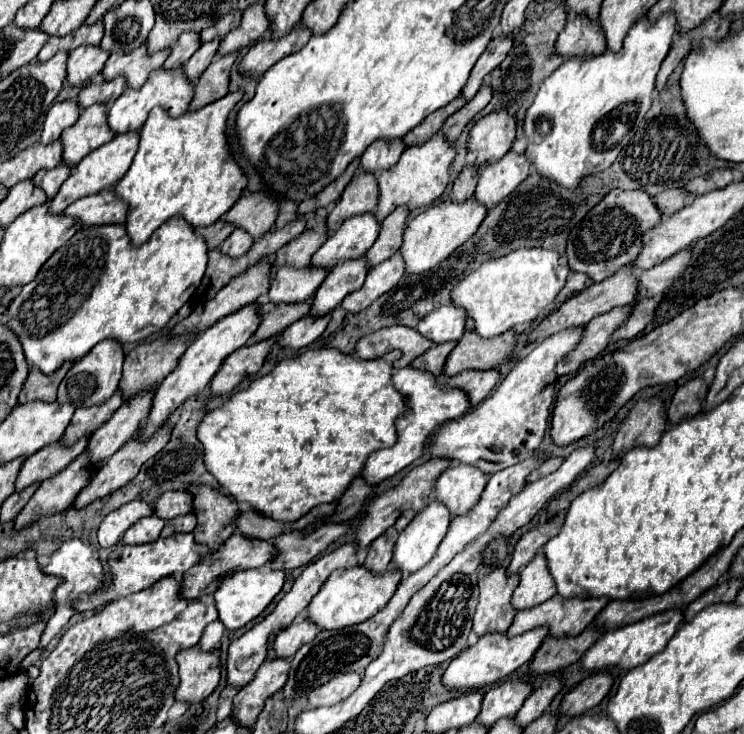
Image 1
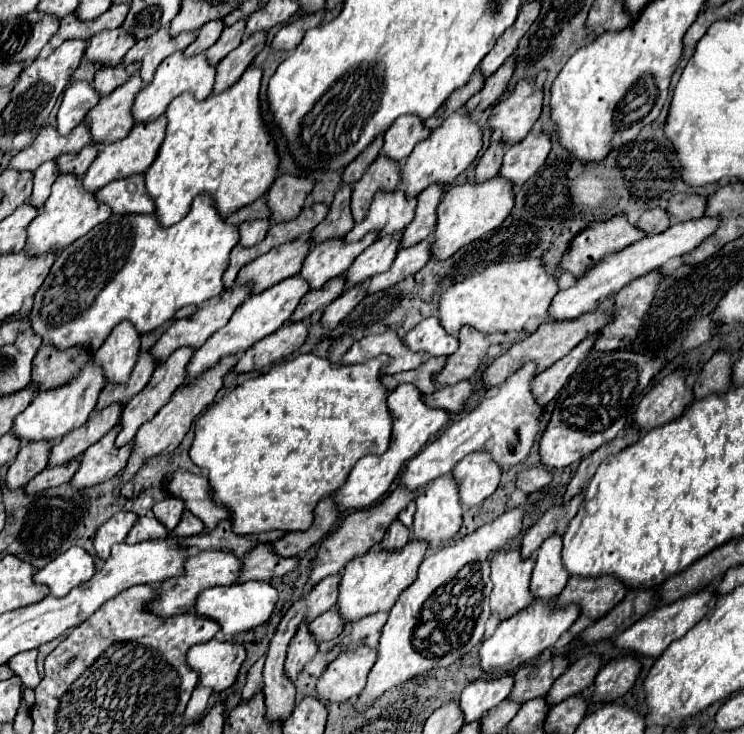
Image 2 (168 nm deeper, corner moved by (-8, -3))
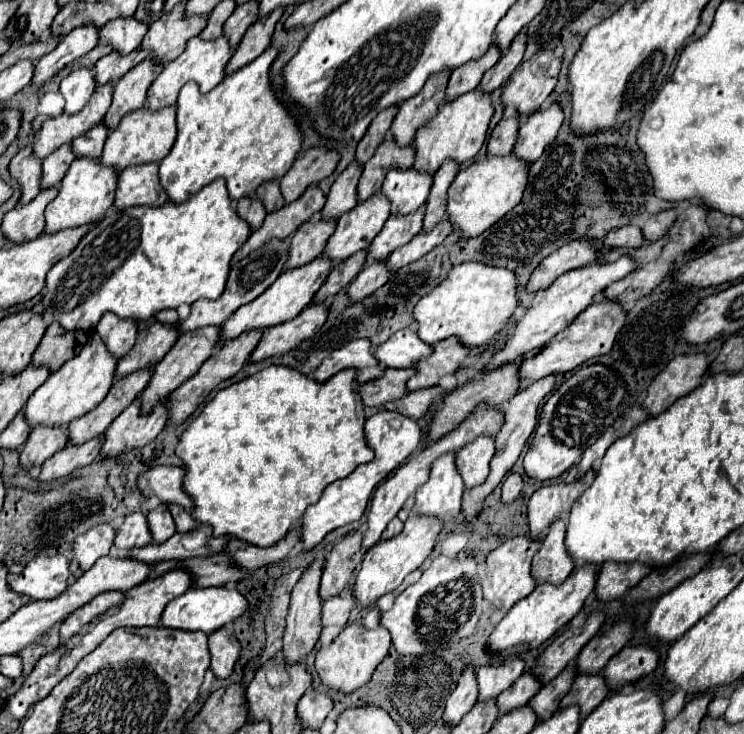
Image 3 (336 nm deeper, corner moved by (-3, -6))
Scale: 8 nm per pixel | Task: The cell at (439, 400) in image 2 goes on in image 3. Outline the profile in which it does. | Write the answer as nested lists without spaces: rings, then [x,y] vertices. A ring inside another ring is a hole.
[[[431,386],[425,390],[409,392],[405,398],[401,398],[397,402],[389,402],[383,408],[399,410],[401,414],[405,414],[409,418],[423,418],[429,412],[429,408],[433,406],[433,402],[437,402],[443,394],[445,394],[445,390],[441,386]]]

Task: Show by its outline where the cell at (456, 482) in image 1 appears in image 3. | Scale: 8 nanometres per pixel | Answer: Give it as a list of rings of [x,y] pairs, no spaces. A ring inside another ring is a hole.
[[[477,438],[457,452],[457,470],[467,490],[487,480],[489,462],[493,454],[495,454],[495,442],[491,438]]]

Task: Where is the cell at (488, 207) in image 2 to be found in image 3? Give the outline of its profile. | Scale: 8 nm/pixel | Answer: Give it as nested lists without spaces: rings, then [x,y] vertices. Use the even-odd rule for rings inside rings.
[[[513,154],[503,158],[479,158],[469,168],[461,170],[447,192],[447,216],[463,238],[475,238],[503,218],[521,202],[527,184],[527,164]]]

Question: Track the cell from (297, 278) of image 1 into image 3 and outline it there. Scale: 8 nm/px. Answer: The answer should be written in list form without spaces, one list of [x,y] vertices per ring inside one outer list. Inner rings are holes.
[[[381,194],[371,196],[363,204],[355,206],[347,214],[343,214],[337,222],[335,232],[325,244],[323,254],[331,262],[343,262],[345,258],[353,256],[359,250],[365,250],[383,228],[383,222],[389,218],[389,204],[387,198]]]

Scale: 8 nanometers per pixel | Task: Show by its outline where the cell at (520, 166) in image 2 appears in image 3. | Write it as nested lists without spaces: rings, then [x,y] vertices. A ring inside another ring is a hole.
[[[557,104],[545,106],[521,120],[519,140],[513,146],[513,156],[521,158],[527,164],[533,164],[541,158],[545,148],[557,138],[557,132],[563,124],[563,112]]]

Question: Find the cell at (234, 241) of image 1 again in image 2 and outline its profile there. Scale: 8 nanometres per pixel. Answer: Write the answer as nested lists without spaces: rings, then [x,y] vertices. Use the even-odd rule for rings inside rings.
[[[252,219],[252,221],[244,221],[240,225],[240,245],[244,247],[254,247],[256,243],[260,243],[266,233],[268,233],[270,221],[268,219]]]

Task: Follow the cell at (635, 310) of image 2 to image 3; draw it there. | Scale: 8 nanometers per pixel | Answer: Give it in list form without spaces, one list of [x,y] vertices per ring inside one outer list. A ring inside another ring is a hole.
[[[603,298],[601,302],[593,302],[563,332],[553,336],[551,342],[547,342],[547,346],[543,346],[543,350],[539,350],[533,358],[527,358],[521,364],[521,368],[519,368],[521,380],[539,380],[547,374],[569,372],[569,370],[579,368],[583,362],[587,362],[591,358],[609,354],[615,344],[617,334],[625,326],[625,320],[627,320],[627,310],[623,310],[623,306],[619,302],[613,302],[609,298]]]

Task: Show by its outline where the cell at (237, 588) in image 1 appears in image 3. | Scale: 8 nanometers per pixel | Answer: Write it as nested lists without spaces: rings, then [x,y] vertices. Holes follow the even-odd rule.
[[[191,588],[167,604],[159,626],[181,630],[203,630],[205,634],[211,634],[223,628],[225,624],[235,622],[239,616],[247,612],[247,608],[249,602],[237,588]]]

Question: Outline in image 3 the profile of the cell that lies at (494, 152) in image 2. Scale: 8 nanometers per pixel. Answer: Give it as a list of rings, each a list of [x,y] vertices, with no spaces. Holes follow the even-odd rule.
[[[509,116],[509,118],[501,120],[495,126],[495,130],[491,132],[491,138],[487,142],[487,156],[511,154],[515,138],[517,138],[517,130],[519,130],[519,118],[517,116]]]

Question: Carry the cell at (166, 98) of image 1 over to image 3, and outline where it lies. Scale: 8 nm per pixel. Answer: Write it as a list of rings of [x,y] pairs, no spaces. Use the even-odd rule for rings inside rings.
[[[225,36],[217,38],[215,42],[205,42],[205,40],[201,40],[201,38],[191,38],[191,40],[187,42],[185,52],[183,52],[181,56],[177,56],[175,60],[167,62],[165,68],[159,72],[159,76],[151,82],[151,86],[149,86],[149,90],[147,90],[147,110],[157,112],[159,108],[173,106],[175,100],[177,100],[177,96],[179,96],[181,86],[187,84],[187,82],[197,82],[199,90],[201,90],[203,94],[207,94],[209,90],[213,90],[213,88],[223,80],[223,76],[225,76],[223,68],[225,68],[225,64],[227,64],[227,60],[231,58],[231,54],[233,54],[233,50],[229,48]]]

